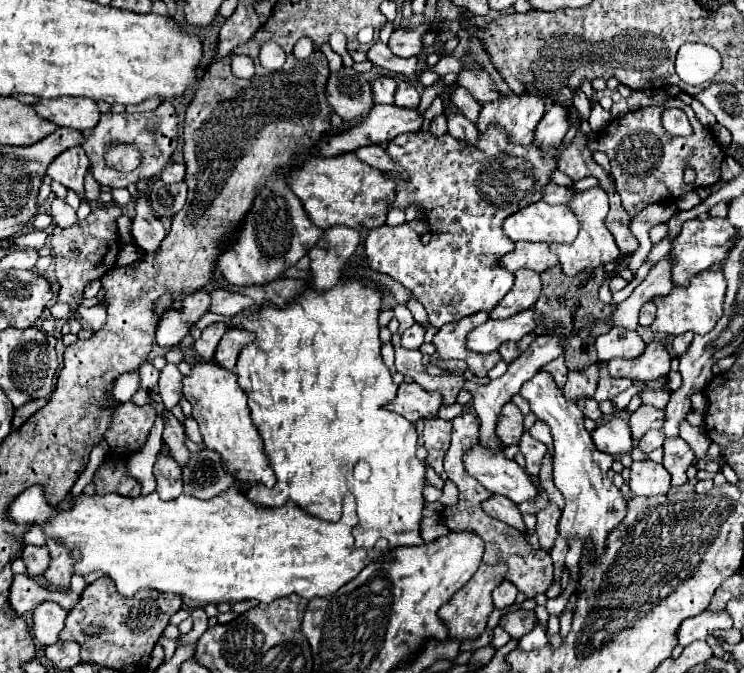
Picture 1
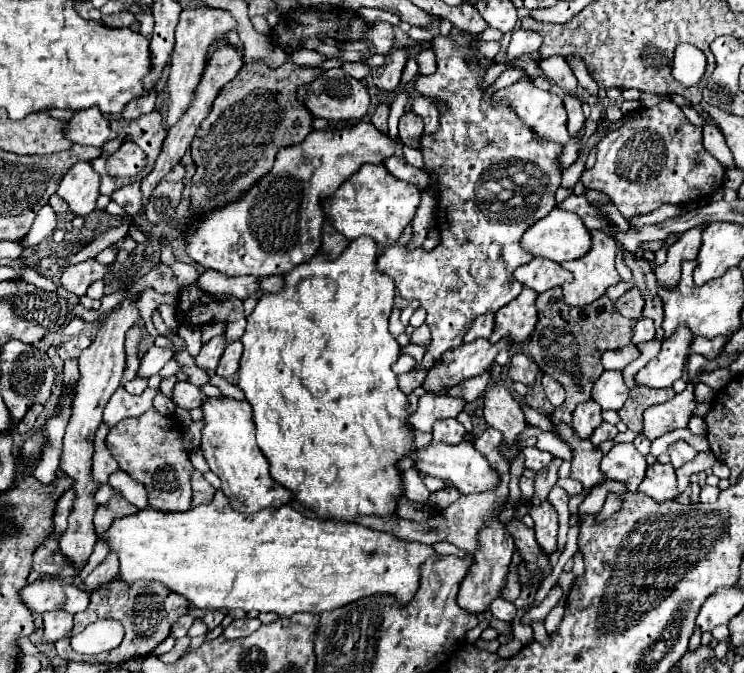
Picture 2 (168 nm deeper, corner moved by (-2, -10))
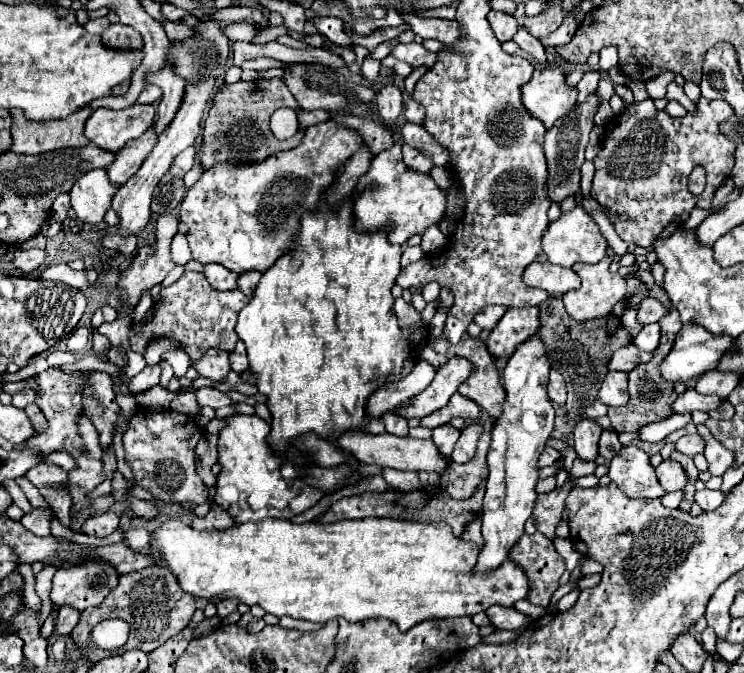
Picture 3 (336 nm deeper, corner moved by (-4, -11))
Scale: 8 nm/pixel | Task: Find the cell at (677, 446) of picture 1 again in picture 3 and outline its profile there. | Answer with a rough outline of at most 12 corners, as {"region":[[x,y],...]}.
{"region":[[686,435],[676,441],[676,451],[694,457],[704,451],[700,435]]}

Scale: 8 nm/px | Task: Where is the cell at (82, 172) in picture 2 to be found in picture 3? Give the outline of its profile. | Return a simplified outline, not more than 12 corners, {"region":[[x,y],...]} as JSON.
{"region":[[104,169],[84,173],[68,193],[74,215],[100,223],[118,187]]}

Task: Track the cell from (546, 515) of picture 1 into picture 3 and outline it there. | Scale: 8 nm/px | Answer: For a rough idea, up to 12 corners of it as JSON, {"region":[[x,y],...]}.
{"region":[[570,483],[536,499],[536,529],[556,537]]}

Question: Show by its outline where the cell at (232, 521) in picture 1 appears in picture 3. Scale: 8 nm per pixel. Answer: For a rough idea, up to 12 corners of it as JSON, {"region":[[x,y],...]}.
{"region":[[264,519],[150,535],[178,585],[326,623],[512,607],[448,525]]}

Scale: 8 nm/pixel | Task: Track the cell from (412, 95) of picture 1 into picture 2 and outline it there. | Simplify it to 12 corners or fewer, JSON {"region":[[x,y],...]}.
{"region":[[406,112],[400,118],[400,142],[422,150],[422,120]]}

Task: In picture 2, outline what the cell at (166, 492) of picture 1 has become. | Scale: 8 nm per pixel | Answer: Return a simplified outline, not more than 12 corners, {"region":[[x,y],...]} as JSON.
{"region":[[150,408],[110,430],[120,470],[162,512],[190,510],[182,428]]}

